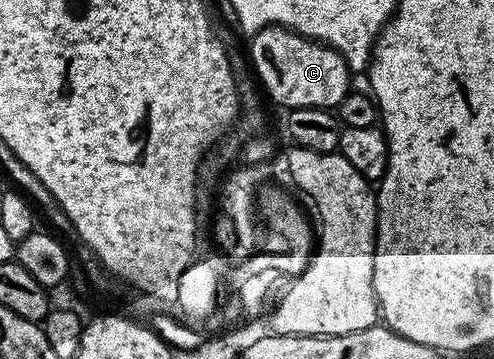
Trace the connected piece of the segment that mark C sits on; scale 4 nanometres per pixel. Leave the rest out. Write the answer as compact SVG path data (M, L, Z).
M270 25L250 38L251 53L249 52L249 65L257 78L258 84L276 101L283 105L284 110L300 109L301 107L313 107L314 109L334 110L346 99L352 88L351 77L353 71L345 63L345 59L336 49L330 49L320 41L312 41L309 37L302 37L292 29L283 25Z

